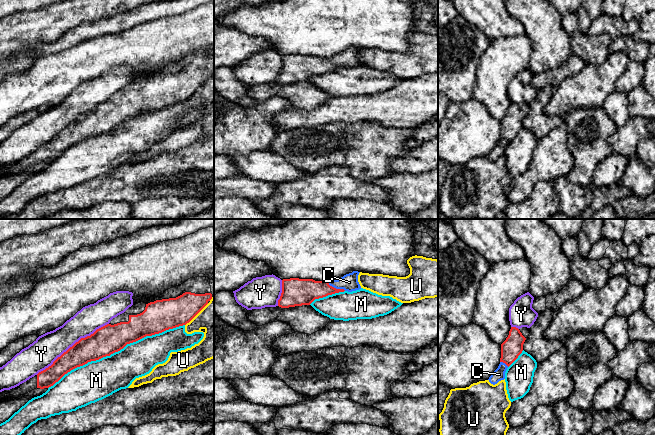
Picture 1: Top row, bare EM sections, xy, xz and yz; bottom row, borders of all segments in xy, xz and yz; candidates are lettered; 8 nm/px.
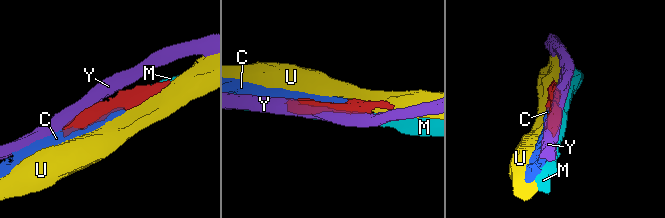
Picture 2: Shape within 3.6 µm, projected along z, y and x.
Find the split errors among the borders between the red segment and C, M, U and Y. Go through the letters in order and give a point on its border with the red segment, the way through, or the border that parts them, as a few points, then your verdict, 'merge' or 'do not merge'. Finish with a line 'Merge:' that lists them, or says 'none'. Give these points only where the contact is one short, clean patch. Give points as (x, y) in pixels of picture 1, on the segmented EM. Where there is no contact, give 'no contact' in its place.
C: contact xz (335, 288); merge
M: contact xy (116, 351); do not merge
U: contact xy (196, 314); do not merge
Y: contact xy (73, 345); do not merge
Merge: C

